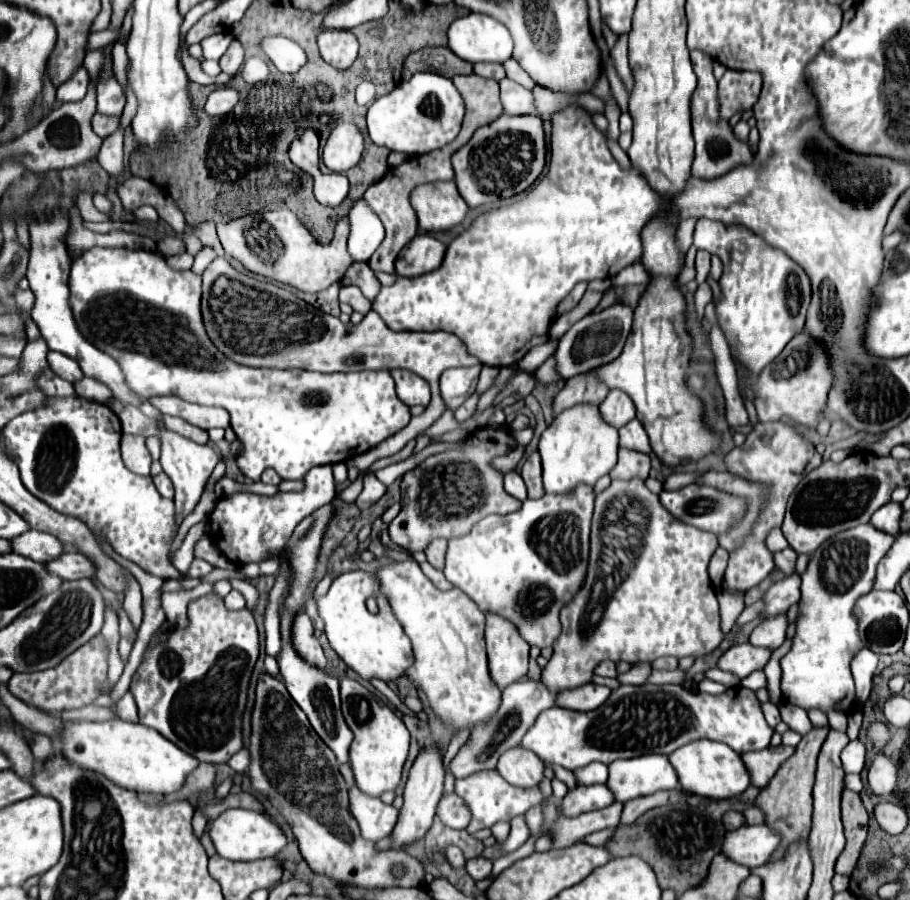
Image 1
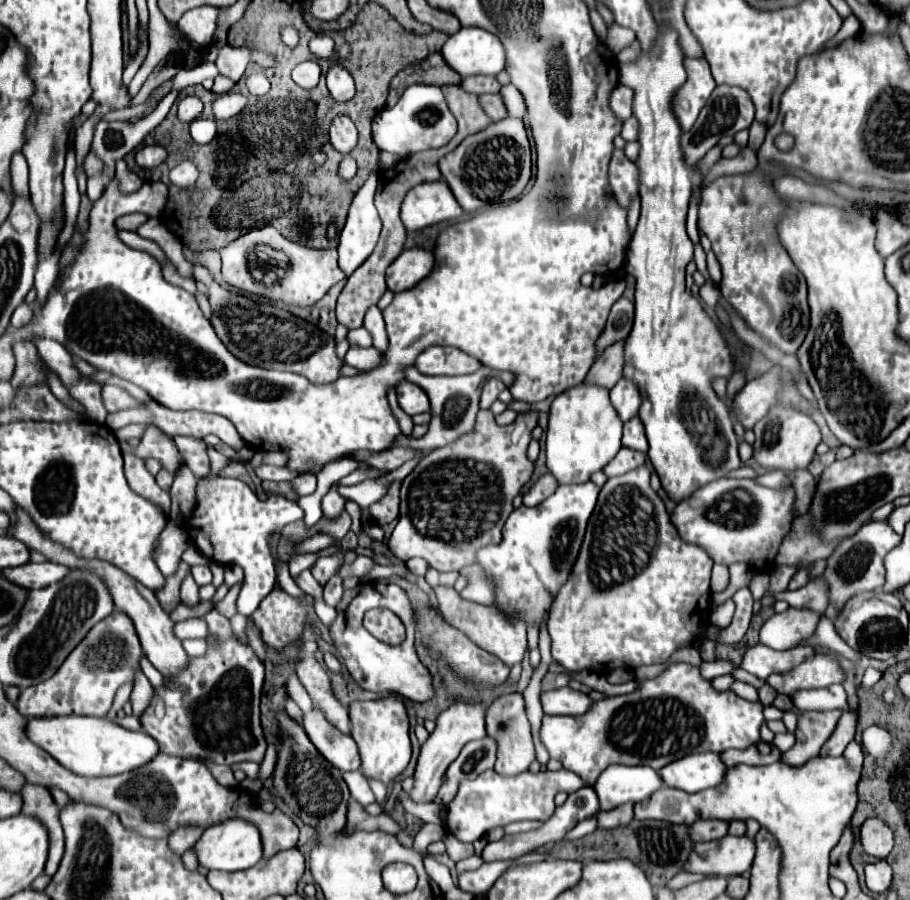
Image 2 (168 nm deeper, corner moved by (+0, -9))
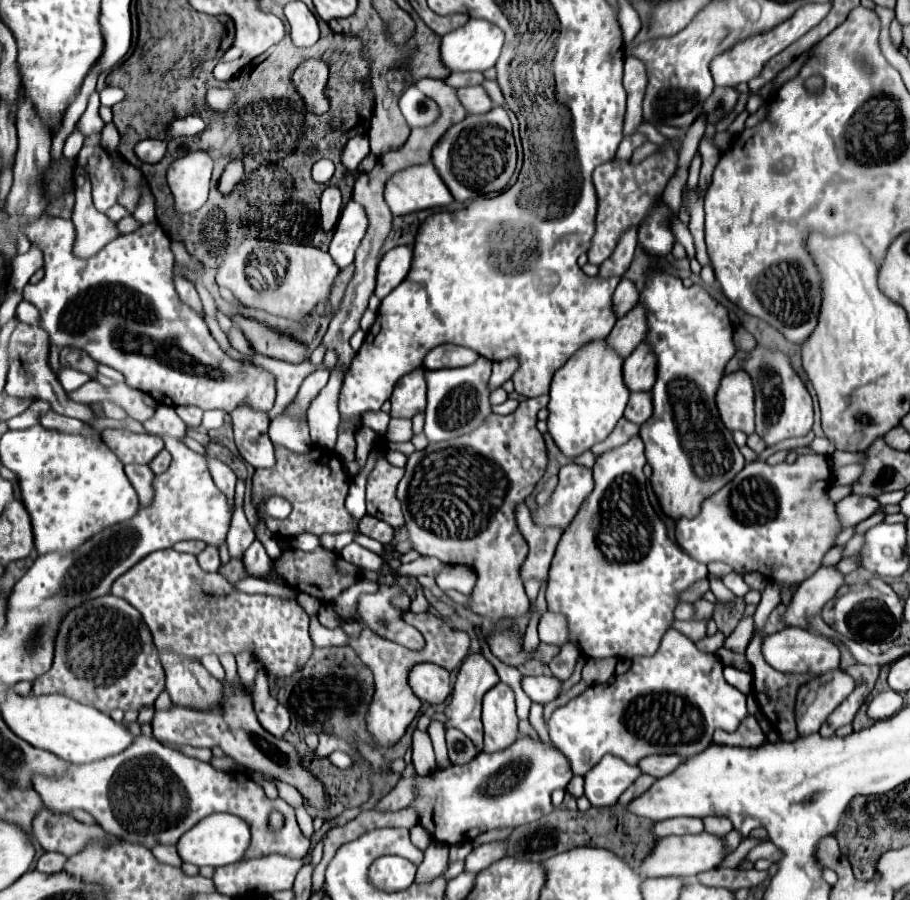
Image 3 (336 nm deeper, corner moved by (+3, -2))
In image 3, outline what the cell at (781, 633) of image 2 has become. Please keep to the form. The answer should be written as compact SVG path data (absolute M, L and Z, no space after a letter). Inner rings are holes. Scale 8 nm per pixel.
M835 565L819 567L811 577L807 577L799 585L783 621L795 627L807 627L807 617L819 613L823 605L835 597L837 589L843 583L845 575Z

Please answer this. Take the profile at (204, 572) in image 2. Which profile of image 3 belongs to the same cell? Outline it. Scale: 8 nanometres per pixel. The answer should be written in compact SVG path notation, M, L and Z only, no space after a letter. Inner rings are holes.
M207 545L207 547L197 555L197 559L199 559L199 565L201 565L205 571L215 573L215 571L219 569L219 565L221 565L221 561L219 561L219 547Z

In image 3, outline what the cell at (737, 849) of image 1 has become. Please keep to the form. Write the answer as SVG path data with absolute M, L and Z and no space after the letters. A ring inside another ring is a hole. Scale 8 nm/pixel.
M709 833L683 835L683 837L671 835L655 843L655 851L651 851L651 855L647 855L647 859L643 859L643 863L639 865L639 875L641 877L689 877L701 871L715 869L723 857L725 857L723 839L717 835L709 835Z

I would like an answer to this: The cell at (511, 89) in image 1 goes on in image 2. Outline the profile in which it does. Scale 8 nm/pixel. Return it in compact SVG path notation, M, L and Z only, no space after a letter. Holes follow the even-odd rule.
M482 94L480 96L480 104L482 104L482 108L486 110L486 114L494 122L498 122L498 120L502 120L502 118L508 116L506 114L506 104L502 102L502 94Z

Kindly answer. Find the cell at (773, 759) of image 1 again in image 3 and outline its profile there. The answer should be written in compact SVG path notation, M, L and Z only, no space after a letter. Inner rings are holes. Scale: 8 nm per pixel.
M747 695L747 709L749 709L749 715L739 725L739 731L733 731L733 733L715 731L713 741L719 745L723 743L723 745L737 745L737 747L759 747L759 745L763 745L767 739L765 739L757 719L755 719L755 713L759 709L755 695Z

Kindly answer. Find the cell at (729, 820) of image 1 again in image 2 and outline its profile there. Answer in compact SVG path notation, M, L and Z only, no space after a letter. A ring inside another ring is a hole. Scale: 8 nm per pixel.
M698 820L690 826L690 836L694 842L720 840L726 834L728 834L728 822L726 820Z

